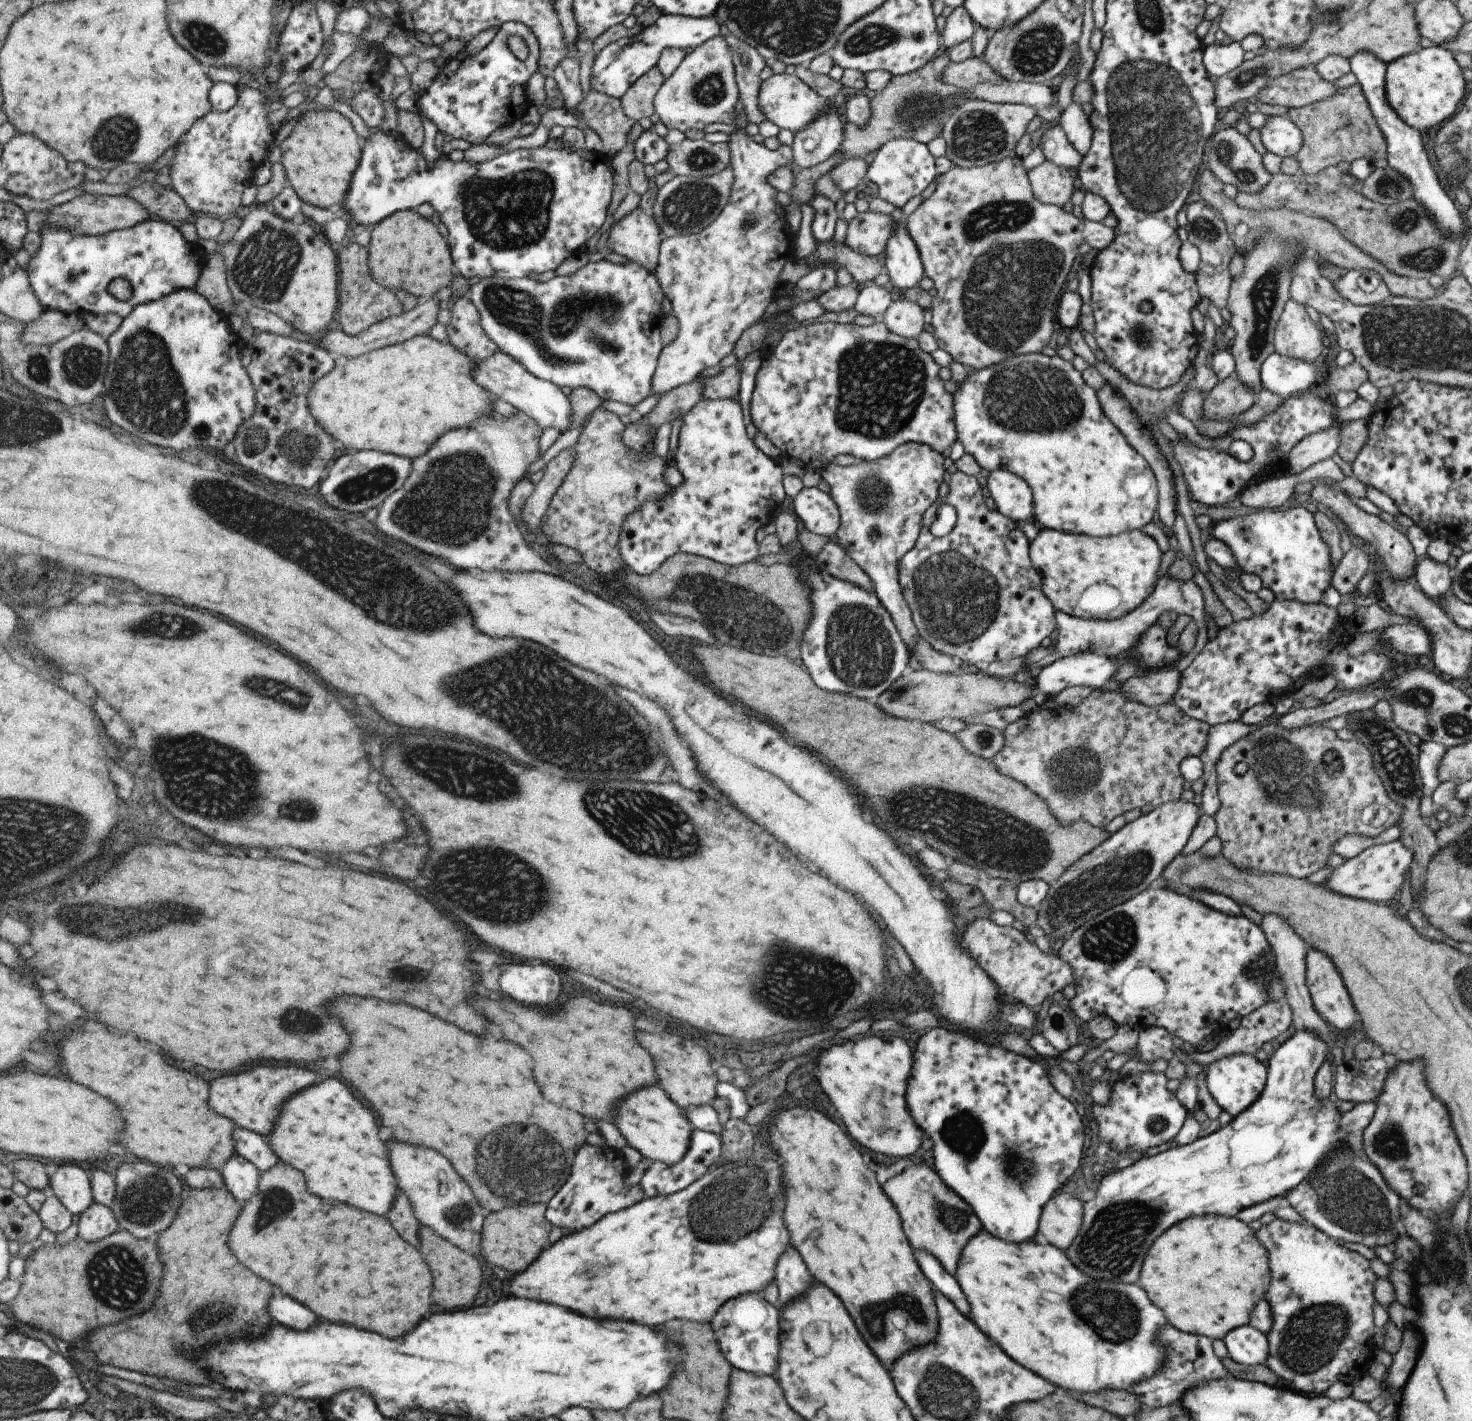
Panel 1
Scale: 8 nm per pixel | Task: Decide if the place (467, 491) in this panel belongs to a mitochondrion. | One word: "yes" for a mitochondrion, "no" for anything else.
yes

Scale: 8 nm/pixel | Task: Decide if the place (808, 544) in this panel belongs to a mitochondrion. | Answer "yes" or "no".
no

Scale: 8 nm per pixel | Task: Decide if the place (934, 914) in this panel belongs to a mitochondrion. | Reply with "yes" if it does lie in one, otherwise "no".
no

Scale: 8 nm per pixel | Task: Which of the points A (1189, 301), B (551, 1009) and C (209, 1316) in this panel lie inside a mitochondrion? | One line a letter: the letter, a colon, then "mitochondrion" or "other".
A: other
B: other
C: mitochondrion

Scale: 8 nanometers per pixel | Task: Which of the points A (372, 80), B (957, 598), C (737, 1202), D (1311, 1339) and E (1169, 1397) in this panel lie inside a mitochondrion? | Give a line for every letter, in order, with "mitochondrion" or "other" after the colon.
A: other
B: mitochondrion
C: mitochondrion
D: mitochondrion
E: other

